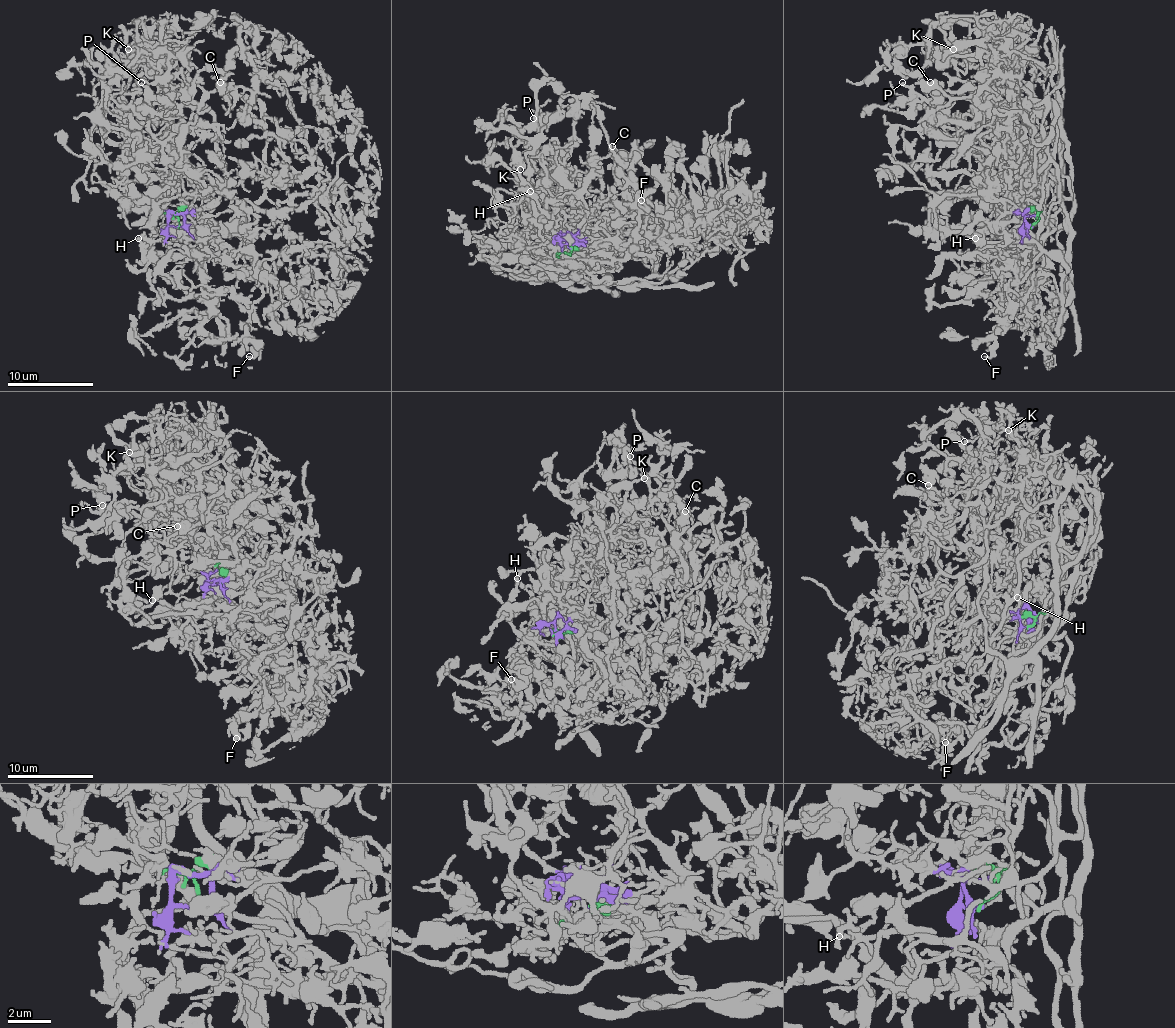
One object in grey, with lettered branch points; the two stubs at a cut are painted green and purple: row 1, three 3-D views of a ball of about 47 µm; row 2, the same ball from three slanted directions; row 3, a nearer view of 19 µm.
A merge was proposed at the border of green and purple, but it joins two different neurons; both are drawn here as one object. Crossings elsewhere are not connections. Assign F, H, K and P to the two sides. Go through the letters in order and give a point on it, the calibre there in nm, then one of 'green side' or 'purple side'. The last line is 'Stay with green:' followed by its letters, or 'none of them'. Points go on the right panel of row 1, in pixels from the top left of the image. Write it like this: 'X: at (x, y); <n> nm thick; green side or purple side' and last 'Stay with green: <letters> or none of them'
F: at (984, 356); 140 nm thick; purple side
H: at (975, 238); 170 nm thick; purple side
K: at (953, 49); 190 nm thick; green side
P: at (902, 82); 150 nm thick; green side
Stay with green: K, P

